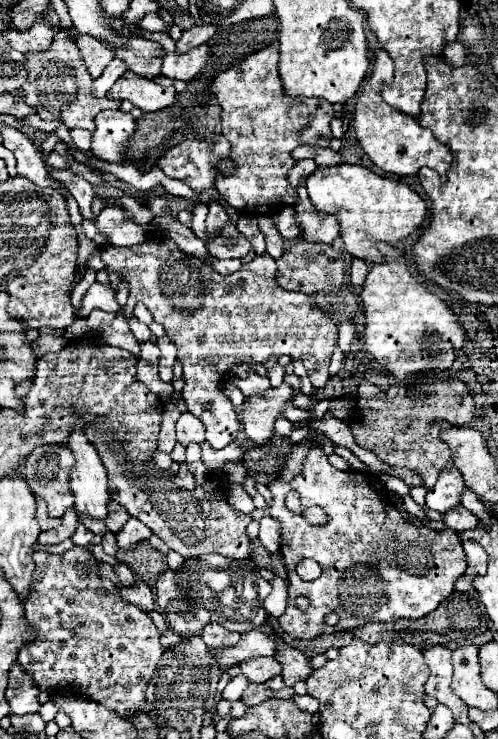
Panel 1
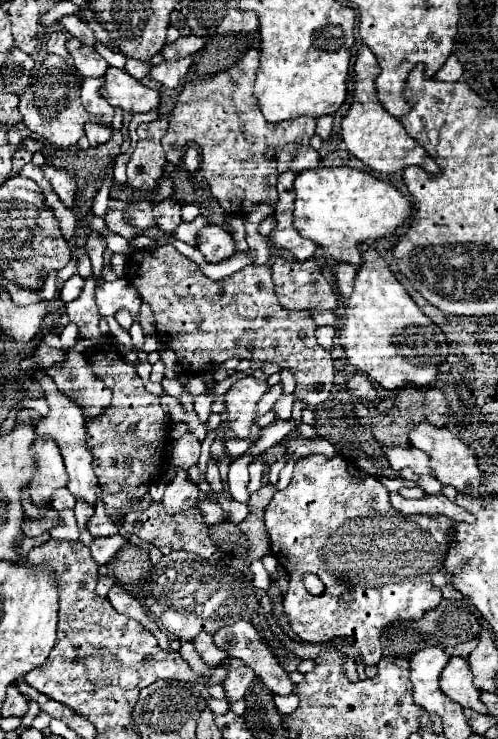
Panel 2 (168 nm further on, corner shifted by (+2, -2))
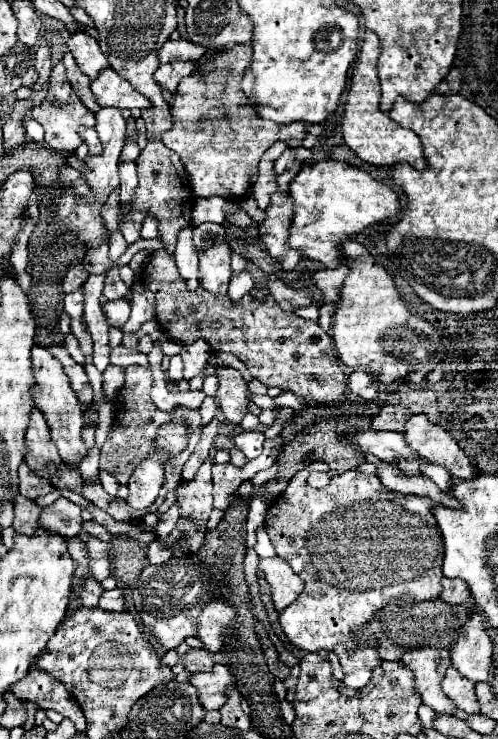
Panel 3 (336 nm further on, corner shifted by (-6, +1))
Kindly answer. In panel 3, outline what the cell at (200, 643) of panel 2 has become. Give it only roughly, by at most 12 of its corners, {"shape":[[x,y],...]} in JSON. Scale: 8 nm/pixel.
{"shape":[[187,649],[183,665],[189,673],[211,671],[213,653]]}

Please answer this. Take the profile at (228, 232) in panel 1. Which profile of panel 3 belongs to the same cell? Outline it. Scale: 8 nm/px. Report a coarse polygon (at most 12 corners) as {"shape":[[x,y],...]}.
{"shape":[[197,225],[199,285],[225,295],[231,249],[223,225]]}

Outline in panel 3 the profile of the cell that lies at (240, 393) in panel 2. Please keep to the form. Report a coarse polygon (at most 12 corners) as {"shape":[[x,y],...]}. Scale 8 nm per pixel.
{"shape":[[219,367],[215,395],[227,421],[241,423],[249,405],[247,381]]}

